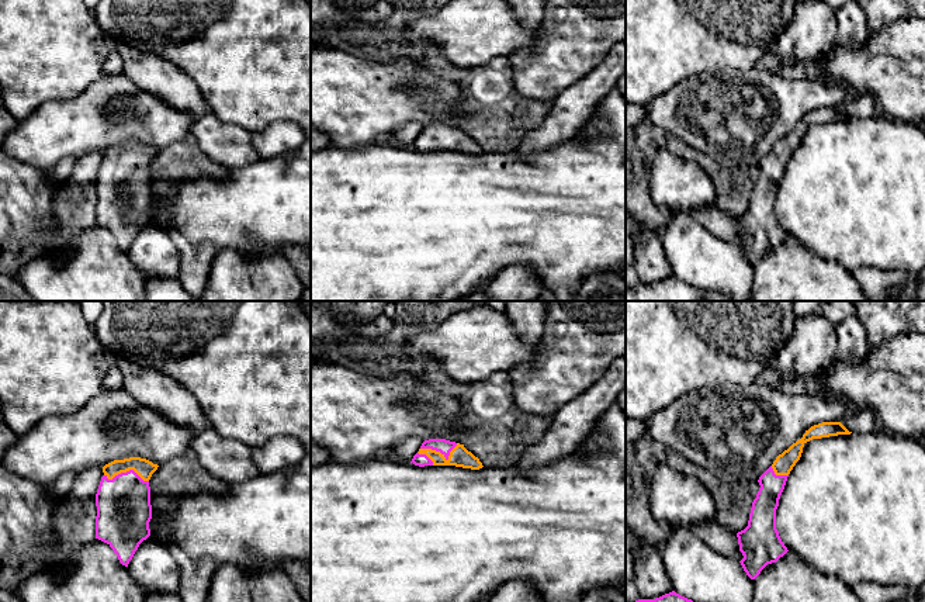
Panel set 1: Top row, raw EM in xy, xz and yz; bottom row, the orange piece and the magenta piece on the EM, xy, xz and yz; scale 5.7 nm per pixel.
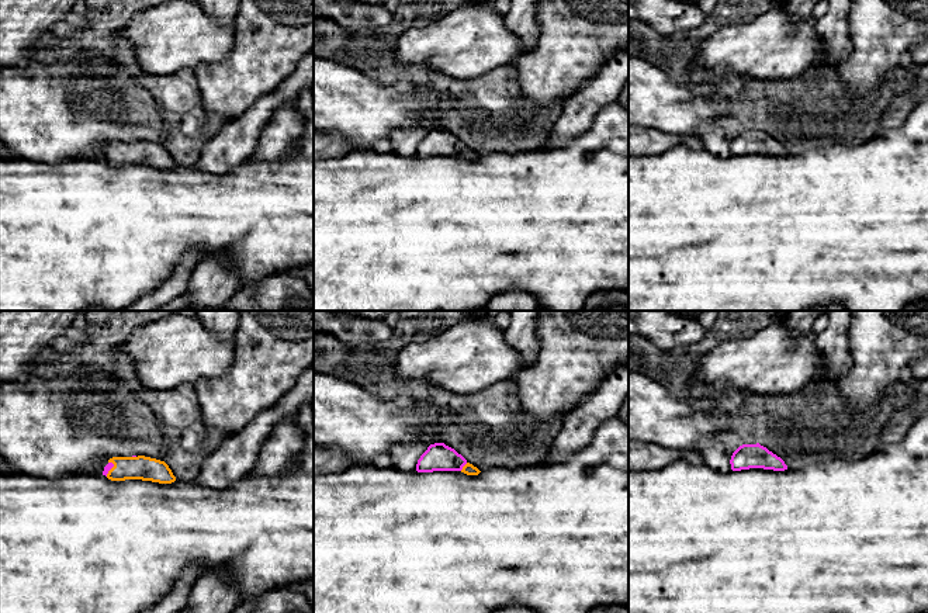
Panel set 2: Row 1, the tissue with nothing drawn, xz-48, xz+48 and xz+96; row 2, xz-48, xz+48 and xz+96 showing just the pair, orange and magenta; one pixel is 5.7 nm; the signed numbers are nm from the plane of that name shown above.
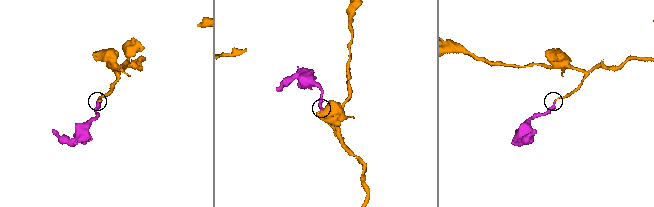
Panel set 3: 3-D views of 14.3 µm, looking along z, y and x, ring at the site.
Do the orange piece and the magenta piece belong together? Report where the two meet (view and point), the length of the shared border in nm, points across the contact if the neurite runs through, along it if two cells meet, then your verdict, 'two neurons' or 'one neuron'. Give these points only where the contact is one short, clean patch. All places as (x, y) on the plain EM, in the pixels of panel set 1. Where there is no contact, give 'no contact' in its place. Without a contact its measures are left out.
meets orange in xz at (440, 138); contact 220 nm long; runs through xz (458, 141), (446, 142), (440, 138), (444, 131); one neuron

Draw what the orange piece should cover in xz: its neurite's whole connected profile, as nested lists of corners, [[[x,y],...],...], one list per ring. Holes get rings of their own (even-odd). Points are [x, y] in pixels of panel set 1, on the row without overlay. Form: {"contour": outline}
{"contour": [[[446,124],[425,125],[419,136],[413,141],[415,150],[455,150],[462,153],[479,155],[482,148],[464,129]]]}

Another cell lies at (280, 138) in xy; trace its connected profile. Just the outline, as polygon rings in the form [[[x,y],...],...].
[[[287,121],[271,124],[266,129],[252,134],[253,148],[260,159],[274,159],[291,153],[306,139],[301,127]]]

